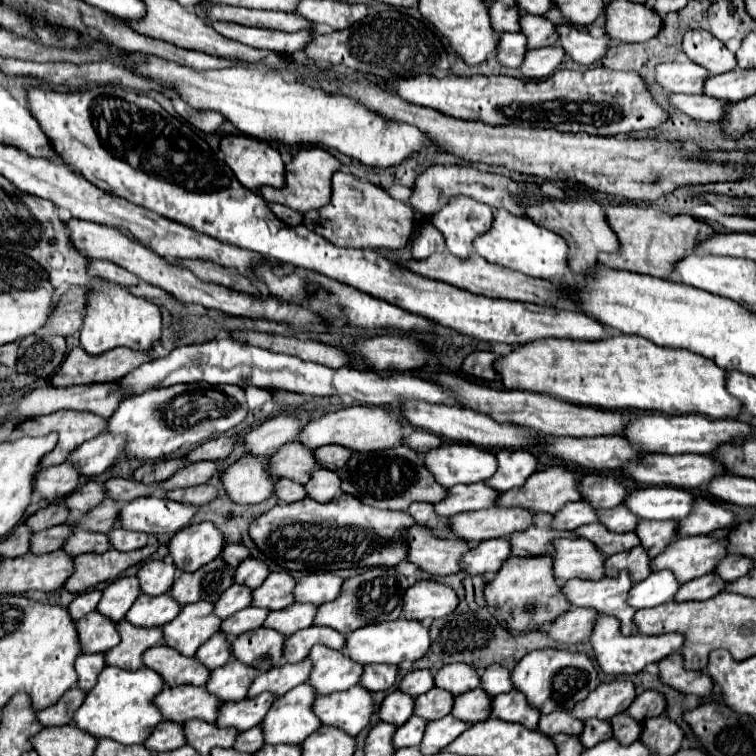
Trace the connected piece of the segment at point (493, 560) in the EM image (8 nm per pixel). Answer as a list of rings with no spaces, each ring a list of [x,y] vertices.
[[[487,539],[487,541],[481,541],[463,557],[461,567],[469,575],[497,573],[501,563],[505,563],[505,559],[509,557],[511,557],[509,539]]]

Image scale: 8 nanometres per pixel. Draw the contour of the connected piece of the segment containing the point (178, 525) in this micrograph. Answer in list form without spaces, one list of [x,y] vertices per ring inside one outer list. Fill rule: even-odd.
[[[141,497],[121,507],[121,527],[149,535],[173,535],[185,529],[199,507],[163,497]]]

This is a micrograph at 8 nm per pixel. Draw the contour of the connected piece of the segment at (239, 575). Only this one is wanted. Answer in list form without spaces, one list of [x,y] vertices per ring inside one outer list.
[[[245,559],[235,571],[235,583],[243,583],[243,585],[247,585],[251,589],[257,589],[257,587],[261,587],[261,583],[267,579],[269,573],[271,571],[263,561]]]

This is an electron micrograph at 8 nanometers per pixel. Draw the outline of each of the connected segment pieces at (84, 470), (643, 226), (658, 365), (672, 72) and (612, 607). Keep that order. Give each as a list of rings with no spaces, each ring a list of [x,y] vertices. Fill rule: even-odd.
[[[101,433],[83,443],[81,447],[77,447],[77,451],[73,451],[73,455],[69,455],[67,461],[73,463],[73,467],[81,477],[93,477],[113,465],[113,461],[123,453],[121,449],[123,445],[125,445],[123,435],[113,437]]]
[[[609,205],[605,207],[605,217],[609,227],[619,239],[619,253],[601,253],[597,259],[601,265],[611,269],[623,269],[633,273],[645,273],[653,277],[667,279],[673,263],[695,251],[695,245],[713,233],[705,221],[697,221],[691,215],[669,215],[653,207],[637,205]]]
[[[637,335],[605,341],[541,339],[513,349],[495,361],[505,389],[551,395],[575,405],[613,411],[661,411],[667,415],[701,413],[709,419],[735,419],[741,403],[725,389],[725,371],[689,349],[655,345]]]
[[[693,61],[657,65],[657,81],[669,93],[701,93],[707,77],[709,71]]]
[[[621,571],[617,577],[605,577],[601,581],[581,581],[571,579],[565,583],[565,595],[569,597],[573,607],[593,607],[603,615],[613,615],[621,621],[621,633],[633,635],[637,633],[633,615],[637,609],[625,603],[627,591],[633,587],[633,579],[629,579],[627,571]]]

